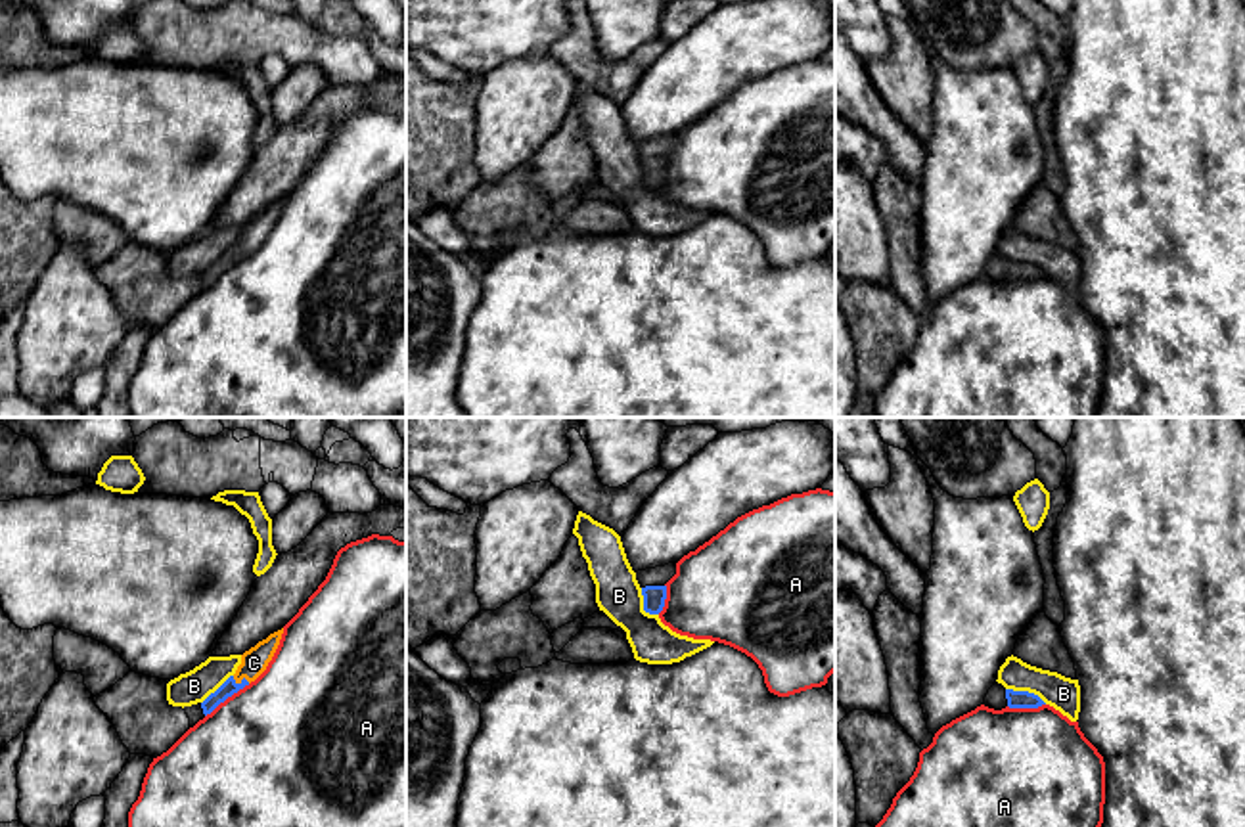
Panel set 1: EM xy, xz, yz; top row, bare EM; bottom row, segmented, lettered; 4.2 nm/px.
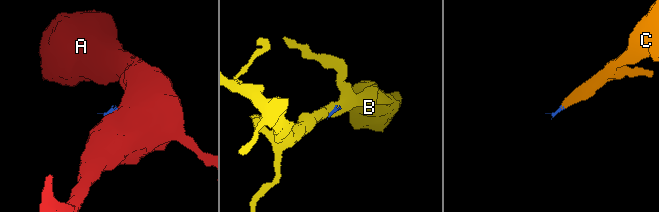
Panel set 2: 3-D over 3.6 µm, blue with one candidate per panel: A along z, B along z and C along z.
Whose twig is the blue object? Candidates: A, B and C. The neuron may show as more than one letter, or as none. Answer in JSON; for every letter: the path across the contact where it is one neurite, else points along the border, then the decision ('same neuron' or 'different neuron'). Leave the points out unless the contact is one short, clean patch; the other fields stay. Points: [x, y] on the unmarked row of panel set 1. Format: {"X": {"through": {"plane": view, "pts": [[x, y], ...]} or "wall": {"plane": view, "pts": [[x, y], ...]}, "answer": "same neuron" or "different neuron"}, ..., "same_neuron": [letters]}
{"A": {"wall": {"plane": "xy", "pts": [[249, 255], [228, 267], [205, 288]]}, "answer": "different neuron"}, "B": {"wall": {"plane": "yz", "pts": [[1006, 259], [1033, 263], [1046, 274]]}, "answer": "different neuron"}, "C": {"through": {"plane": "xy", "pts": [[228, 259], [242, 251], [253, 234]]}, "answer": "same neuron"}, "same_neuron": ["C"]}

